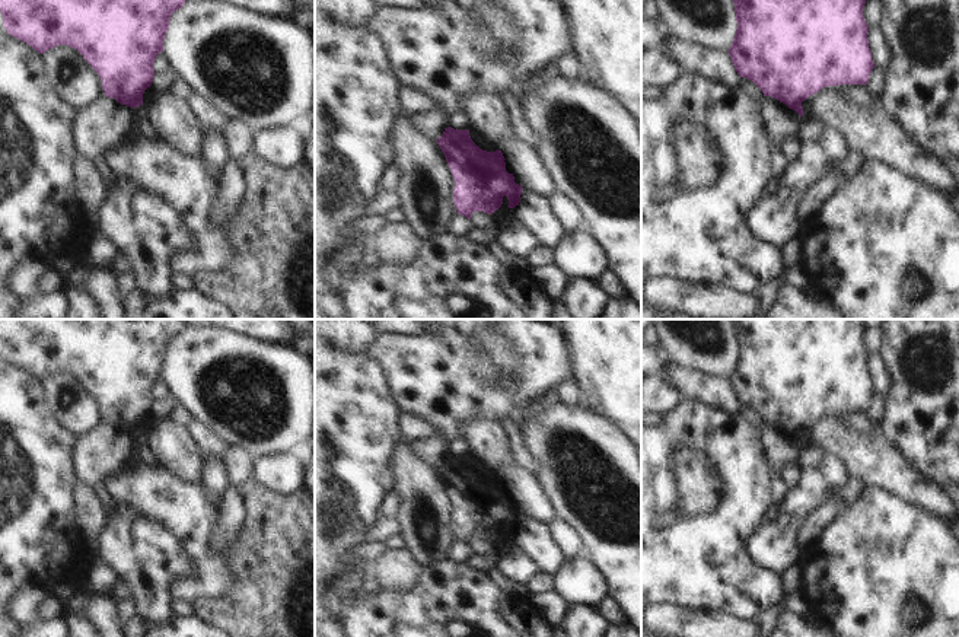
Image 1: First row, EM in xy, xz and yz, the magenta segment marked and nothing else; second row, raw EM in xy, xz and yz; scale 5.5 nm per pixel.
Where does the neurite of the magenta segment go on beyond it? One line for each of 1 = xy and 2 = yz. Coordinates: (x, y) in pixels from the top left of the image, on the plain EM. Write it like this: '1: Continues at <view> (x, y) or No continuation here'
1: No continuation here
2: No continuation here.

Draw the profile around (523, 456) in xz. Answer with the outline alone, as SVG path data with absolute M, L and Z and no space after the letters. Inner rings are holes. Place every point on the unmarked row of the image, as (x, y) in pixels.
M513 434L512 442L513 442L514 456L517 464L536 475L542 468L542 465L539 459L531 453L523 437L520 434Z

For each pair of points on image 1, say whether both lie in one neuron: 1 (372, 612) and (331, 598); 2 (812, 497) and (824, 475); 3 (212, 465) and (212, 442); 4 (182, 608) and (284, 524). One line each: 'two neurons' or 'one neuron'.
1: one neuron
2: one neuron
3: two neurons
4: two neurons

